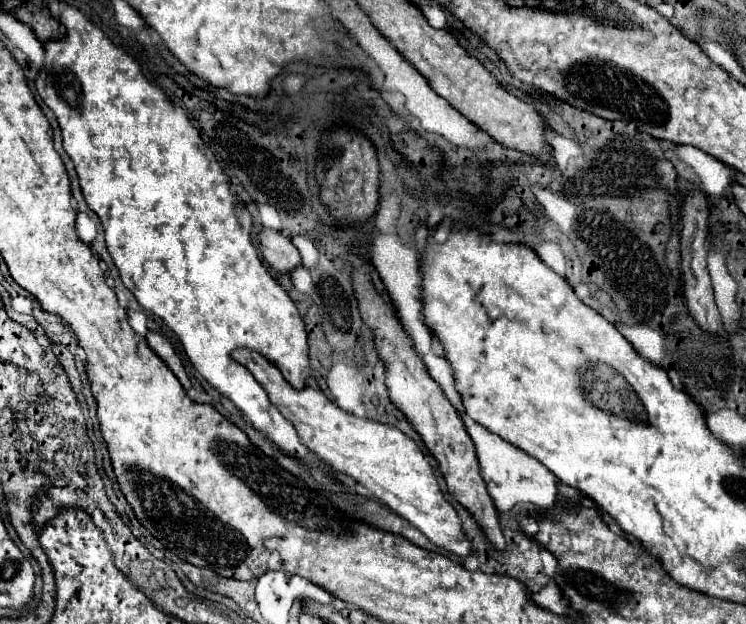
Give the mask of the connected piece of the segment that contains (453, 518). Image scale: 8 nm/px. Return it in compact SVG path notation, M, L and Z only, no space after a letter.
M237 349L233 353L233 359L243 363L253 373L253 377L267 391L271 403L279 409L279 413L293 423L301 443L319 459L329 463L335 471L345 473L359 485L367 487L371 495L387 503L399 517L407 519L413 527L425 533L437 547L443 547L445 551L459 557L467 557L473 553L471 541L463 533L463 525L455 507L443 497L433 467L411 437L407 437L397 427L383 425L371 419L359 419L339 409L317 387L309 385L303 391L293 389L283 379L281 371L259 353Z

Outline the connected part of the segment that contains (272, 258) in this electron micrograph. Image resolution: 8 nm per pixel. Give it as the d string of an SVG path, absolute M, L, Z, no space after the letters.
M263 229L259 233L259 249L263 259L269 263L271 269L287 275L295 267L301 265L301 255L289 237L283 237L277 231Z

